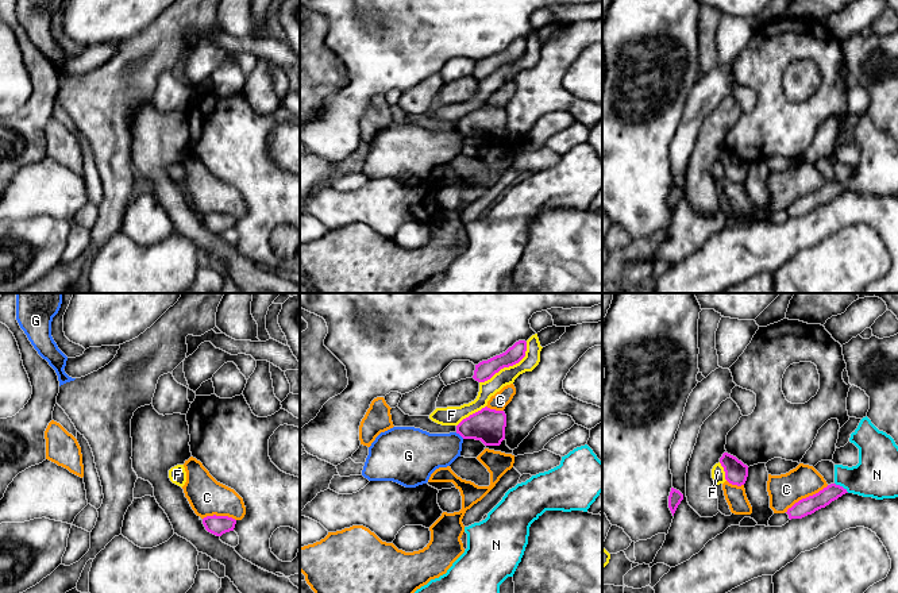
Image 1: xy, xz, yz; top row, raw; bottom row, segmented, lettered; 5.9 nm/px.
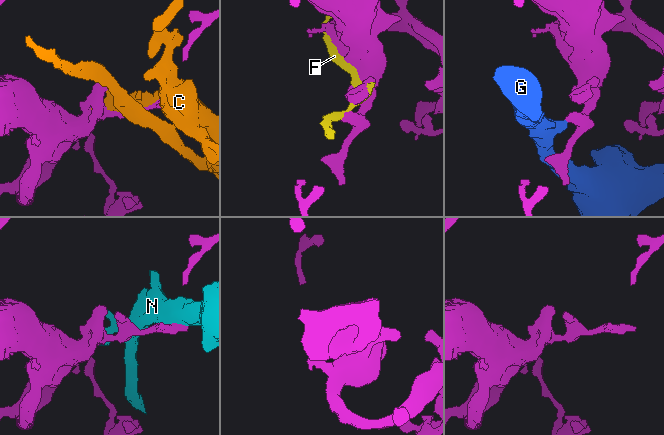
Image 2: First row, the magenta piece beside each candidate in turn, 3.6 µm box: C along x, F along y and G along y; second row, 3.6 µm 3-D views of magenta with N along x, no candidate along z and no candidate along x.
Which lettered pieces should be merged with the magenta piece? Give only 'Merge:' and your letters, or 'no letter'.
Merge: no letter

